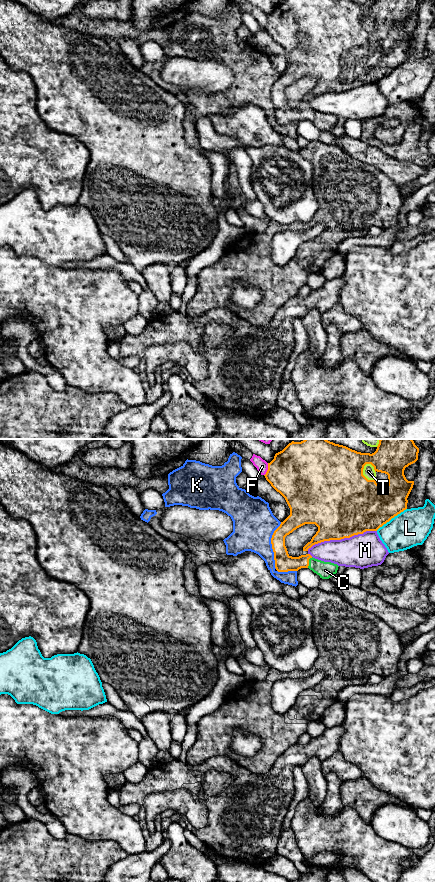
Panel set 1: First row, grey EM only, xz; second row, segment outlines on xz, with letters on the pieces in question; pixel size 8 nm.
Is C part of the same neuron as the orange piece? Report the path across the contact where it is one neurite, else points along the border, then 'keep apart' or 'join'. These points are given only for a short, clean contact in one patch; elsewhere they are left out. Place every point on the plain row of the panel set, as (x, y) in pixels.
join

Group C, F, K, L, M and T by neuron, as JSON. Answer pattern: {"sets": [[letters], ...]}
{"sets": [["C"], ["F"], ["K"], ["L"], ["M"], ["T"]]}

